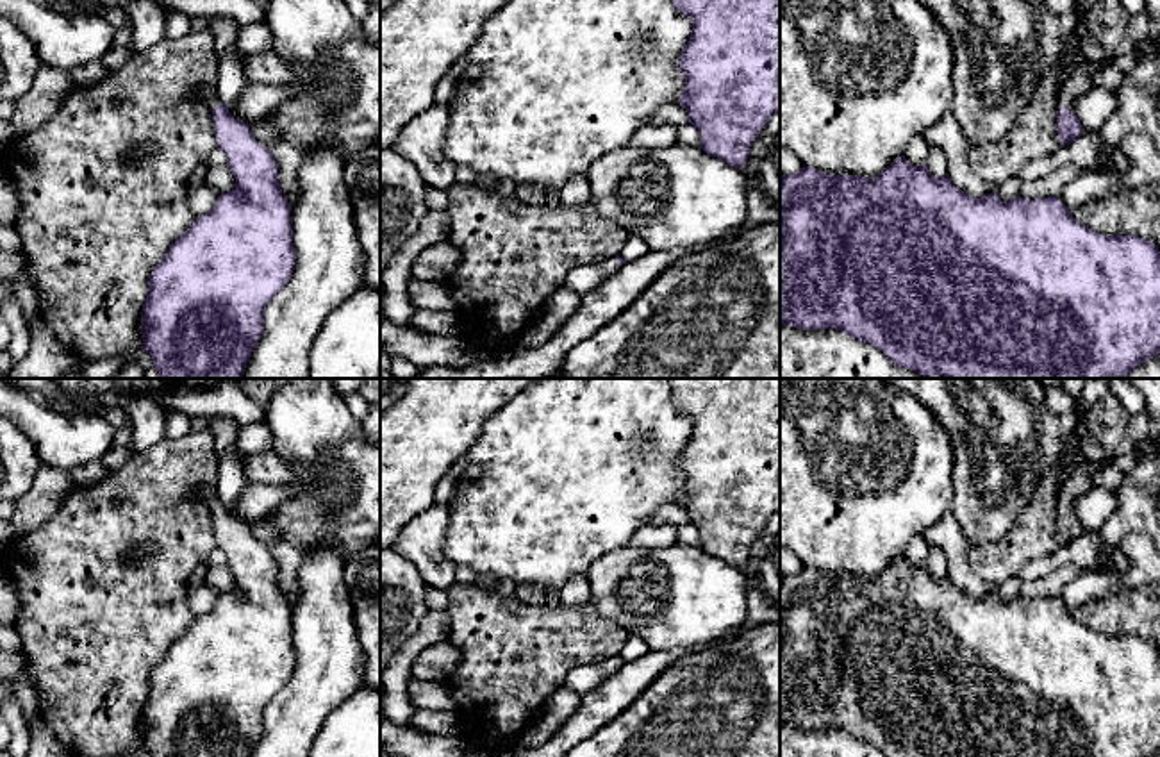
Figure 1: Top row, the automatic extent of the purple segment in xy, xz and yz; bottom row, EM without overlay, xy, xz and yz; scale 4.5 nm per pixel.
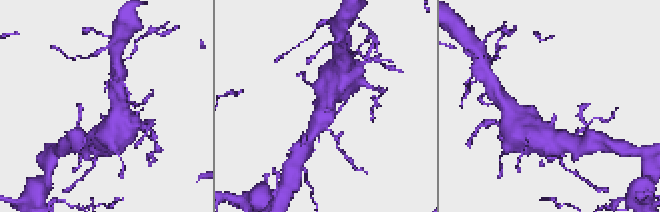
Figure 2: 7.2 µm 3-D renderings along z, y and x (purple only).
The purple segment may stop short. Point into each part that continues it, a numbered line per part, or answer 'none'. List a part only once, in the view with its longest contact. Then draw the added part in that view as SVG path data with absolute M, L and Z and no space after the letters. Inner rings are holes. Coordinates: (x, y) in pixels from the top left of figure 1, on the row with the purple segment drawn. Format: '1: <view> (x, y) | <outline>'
1: yz (1080, 83) | M1083 61L1076 73L1065 82L1058 93L1058 105L1073 111L1078 96L1092 87L1092 77L1099 62Z

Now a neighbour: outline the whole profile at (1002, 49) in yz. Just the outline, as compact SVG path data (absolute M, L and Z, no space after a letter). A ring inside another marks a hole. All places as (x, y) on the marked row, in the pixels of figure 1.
M917 0L928 7L946 30L953 46L953 102L949 112L957 118L969 145L1003 137L1024 111L1046 70L1062 54L1064 39L1076 32L1080 18L1074 12L1056 16L1044 0Z

